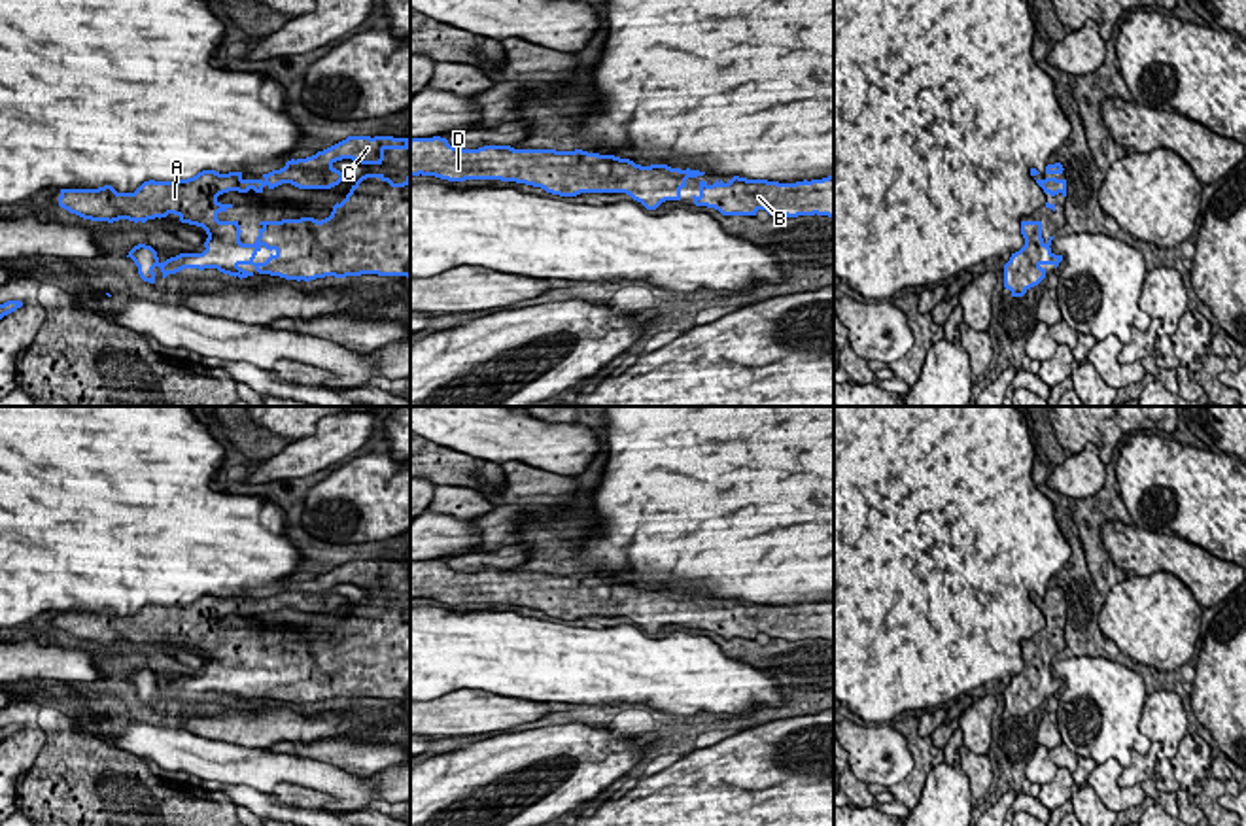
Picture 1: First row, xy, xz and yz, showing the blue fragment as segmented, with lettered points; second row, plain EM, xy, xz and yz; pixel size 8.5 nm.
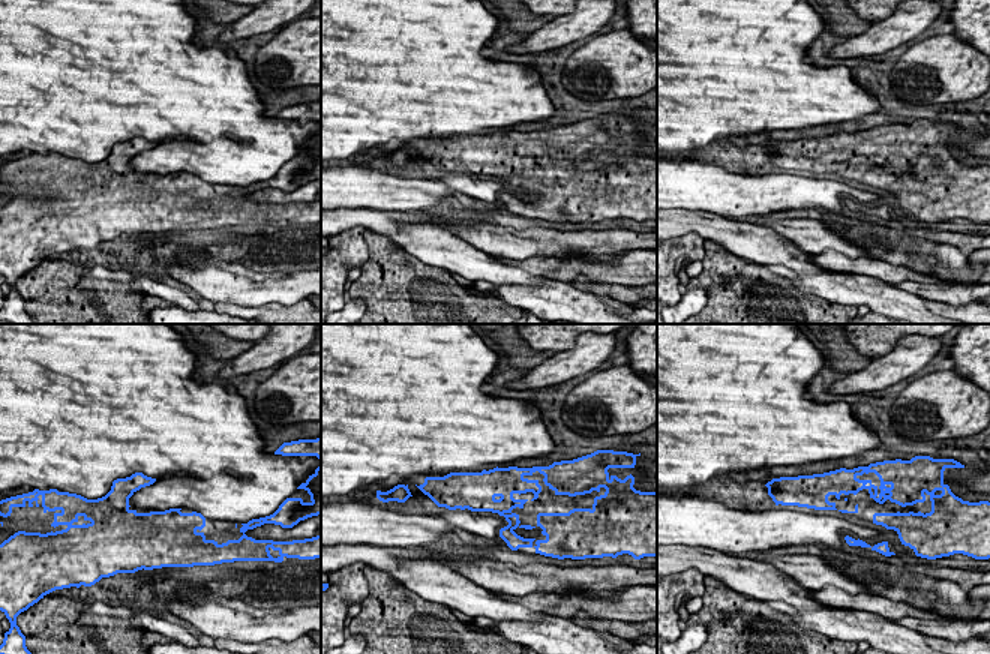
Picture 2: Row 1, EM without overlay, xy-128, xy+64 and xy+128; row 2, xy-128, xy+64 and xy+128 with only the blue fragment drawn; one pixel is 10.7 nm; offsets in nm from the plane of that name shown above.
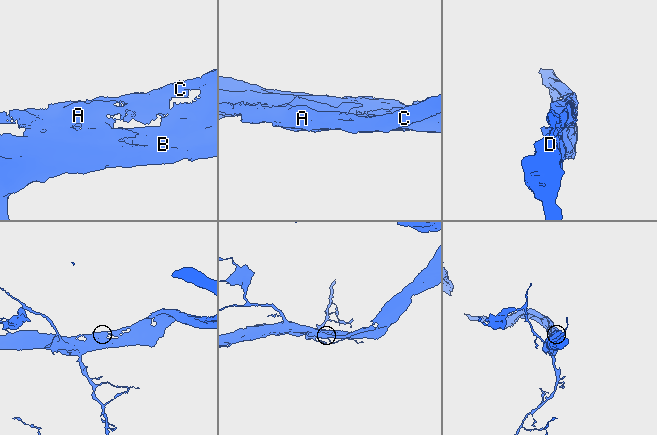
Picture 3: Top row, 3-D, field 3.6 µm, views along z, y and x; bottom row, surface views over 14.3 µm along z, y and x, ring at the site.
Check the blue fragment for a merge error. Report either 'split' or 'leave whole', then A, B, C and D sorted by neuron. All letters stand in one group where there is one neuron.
leave whole | A B C D

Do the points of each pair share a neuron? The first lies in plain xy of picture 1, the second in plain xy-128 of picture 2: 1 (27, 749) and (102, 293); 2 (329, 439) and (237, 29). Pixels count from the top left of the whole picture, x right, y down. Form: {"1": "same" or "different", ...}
{"1": "same", "2": "same"}

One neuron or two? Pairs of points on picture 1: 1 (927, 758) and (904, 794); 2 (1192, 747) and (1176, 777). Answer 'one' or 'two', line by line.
1: one
2: one

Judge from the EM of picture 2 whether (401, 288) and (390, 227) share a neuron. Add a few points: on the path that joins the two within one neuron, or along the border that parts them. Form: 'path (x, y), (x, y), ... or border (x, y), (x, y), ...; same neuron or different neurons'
border (360, 227), (387, 236), (422, 261); different neurons

